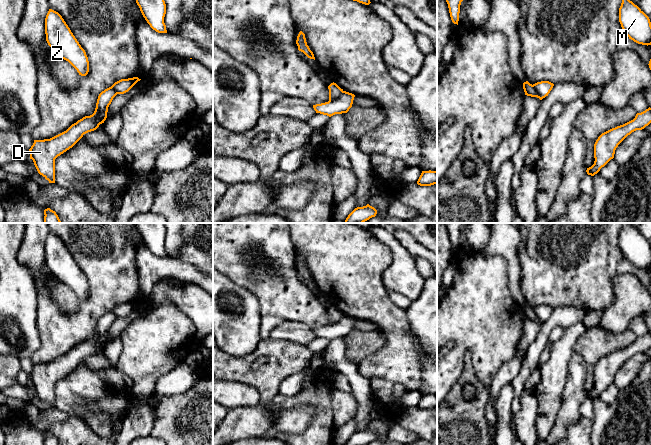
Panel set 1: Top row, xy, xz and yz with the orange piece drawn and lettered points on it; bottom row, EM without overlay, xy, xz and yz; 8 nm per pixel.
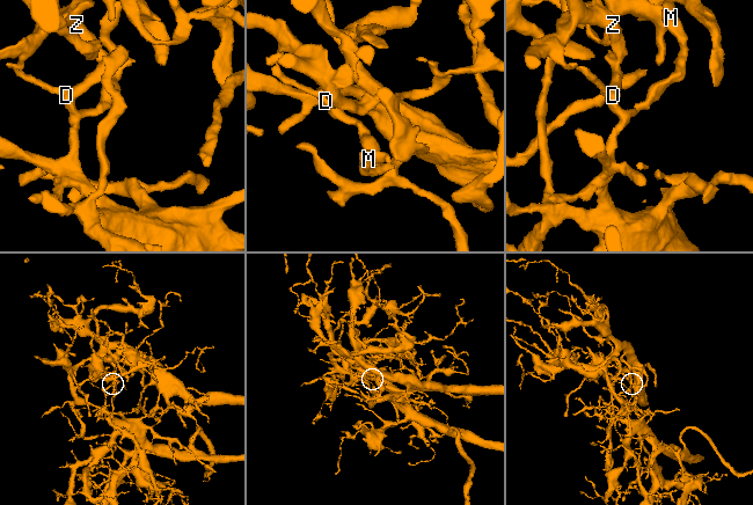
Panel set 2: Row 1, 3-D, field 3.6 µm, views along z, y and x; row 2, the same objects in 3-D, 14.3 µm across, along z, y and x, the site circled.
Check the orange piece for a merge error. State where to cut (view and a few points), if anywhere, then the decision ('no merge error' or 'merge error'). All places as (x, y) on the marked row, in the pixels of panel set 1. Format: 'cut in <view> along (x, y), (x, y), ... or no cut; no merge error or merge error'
cut in xz along (343, 91), (336, 98), (329, 101); merge error

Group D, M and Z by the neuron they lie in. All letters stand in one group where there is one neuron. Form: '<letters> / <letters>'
D M / Z

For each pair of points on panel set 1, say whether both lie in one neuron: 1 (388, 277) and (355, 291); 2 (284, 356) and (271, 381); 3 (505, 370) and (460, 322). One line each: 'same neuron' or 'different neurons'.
1: different neurons
2: same neuron
3: different neurons

